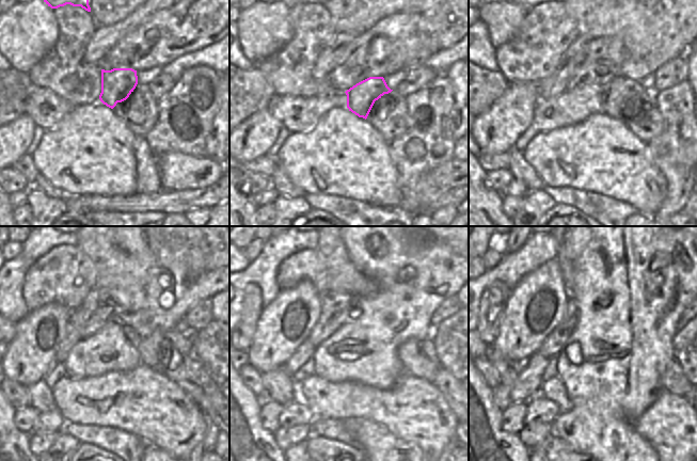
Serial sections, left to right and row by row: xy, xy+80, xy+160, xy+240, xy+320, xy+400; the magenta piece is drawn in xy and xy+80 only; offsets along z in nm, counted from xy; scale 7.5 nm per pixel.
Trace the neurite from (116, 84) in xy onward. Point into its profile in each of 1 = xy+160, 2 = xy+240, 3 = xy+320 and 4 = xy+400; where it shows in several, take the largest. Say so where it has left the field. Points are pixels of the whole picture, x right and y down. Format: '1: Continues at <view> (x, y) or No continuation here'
1: Continues at xy+160 (619, 90)
2: Continues at xy+240 (148, 347)
3: Continues at xy+320 (420, 359)
4: Continues at xy+400 (672, 379).

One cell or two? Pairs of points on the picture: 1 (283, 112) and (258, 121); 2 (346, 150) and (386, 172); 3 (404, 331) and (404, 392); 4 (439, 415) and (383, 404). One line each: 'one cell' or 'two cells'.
1: two cells
2: one cell
3: two cells
4: one cell

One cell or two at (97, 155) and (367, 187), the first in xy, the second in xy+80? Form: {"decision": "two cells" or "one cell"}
{"decision": "one cell"}

